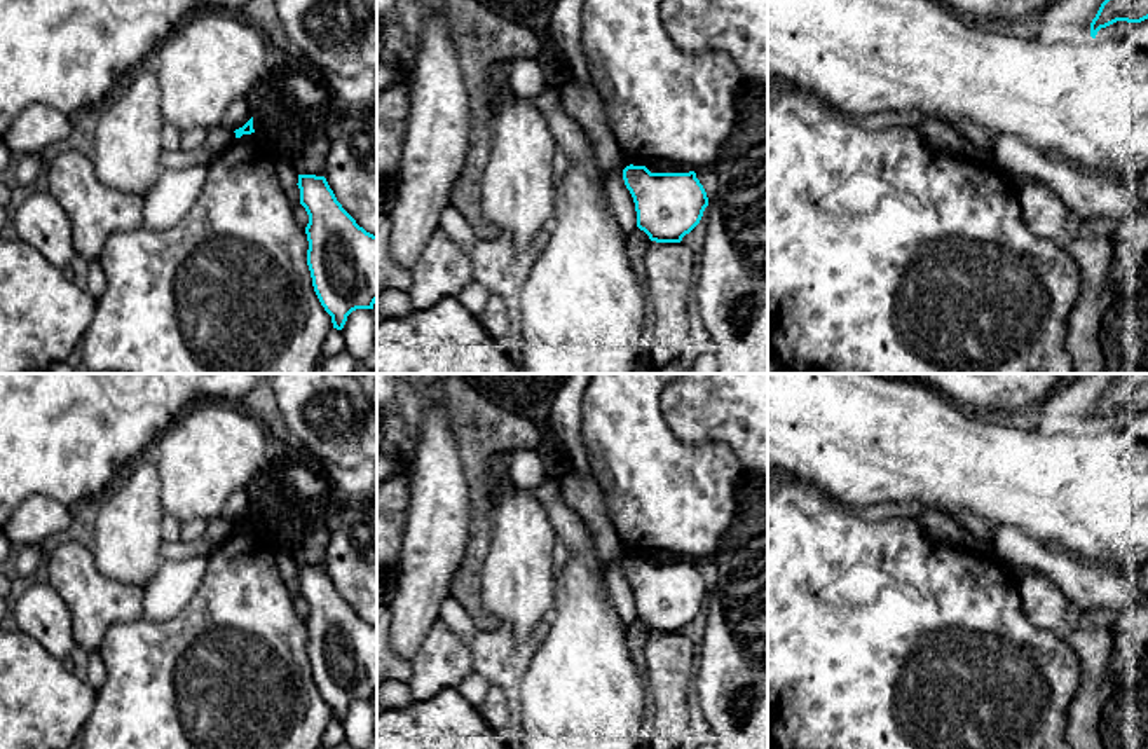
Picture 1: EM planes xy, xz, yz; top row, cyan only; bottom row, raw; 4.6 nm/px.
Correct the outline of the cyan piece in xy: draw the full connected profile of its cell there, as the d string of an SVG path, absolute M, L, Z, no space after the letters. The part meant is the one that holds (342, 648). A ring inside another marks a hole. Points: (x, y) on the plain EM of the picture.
M298 566L300 595L309 606L305 618L307 656L314 683L331 707L333 719L342 721L356 700L373 700L377 693L377 627L366 623L342 599L325 567Z

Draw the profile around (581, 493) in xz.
M567 468L558 484L560 498L586 527L600 562L609 566L625 559L625 546L609 519L604 492L595 475L581 475Z

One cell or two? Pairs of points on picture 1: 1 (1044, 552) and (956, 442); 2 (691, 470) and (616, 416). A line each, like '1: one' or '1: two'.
1: two
2: one

